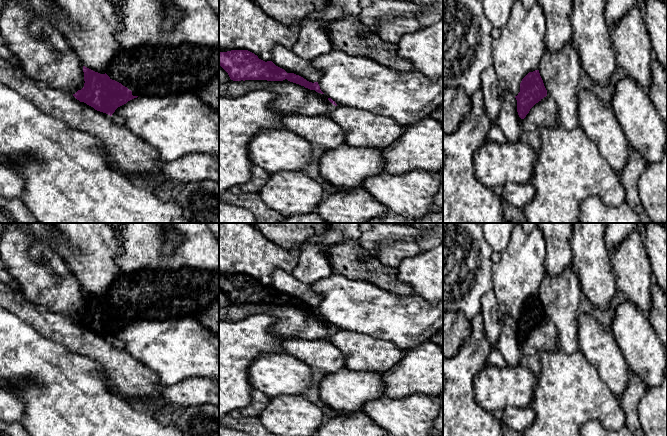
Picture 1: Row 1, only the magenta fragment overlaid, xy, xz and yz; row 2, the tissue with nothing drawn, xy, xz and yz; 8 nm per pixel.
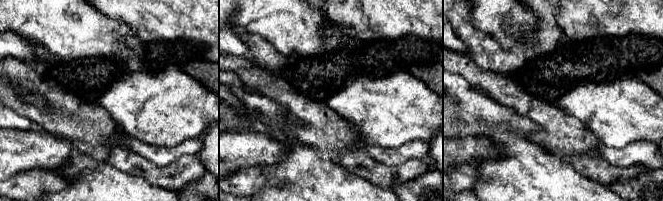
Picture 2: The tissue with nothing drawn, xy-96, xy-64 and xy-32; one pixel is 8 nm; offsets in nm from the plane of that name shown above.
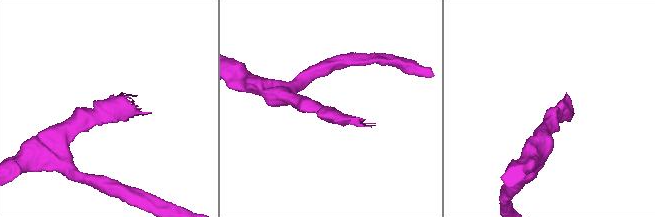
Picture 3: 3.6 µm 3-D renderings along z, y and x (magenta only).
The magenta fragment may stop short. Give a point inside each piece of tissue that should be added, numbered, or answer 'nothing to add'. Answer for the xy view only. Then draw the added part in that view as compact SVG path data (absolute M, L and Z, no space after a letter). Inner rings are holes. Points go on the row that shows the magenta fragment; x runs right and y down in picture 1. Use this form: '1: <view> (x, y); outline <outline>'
1: xy (160, 70); outline M192 44L145 45L132 50L120 50L106 69L110 79L132 91L133 96L165 96L194 93L219 78L219 48Z

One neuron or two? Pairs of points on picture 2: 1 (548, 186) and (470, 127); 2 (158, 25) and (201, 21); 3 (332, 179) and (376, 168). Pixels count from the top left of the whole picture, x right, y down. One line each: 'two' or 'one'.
1: one
2: one
3: two

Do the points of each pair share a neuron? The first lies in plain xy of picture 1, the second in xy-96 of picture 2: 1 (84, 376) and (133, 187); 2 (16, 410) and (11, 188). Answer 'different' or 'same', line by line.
1: same
2: same

